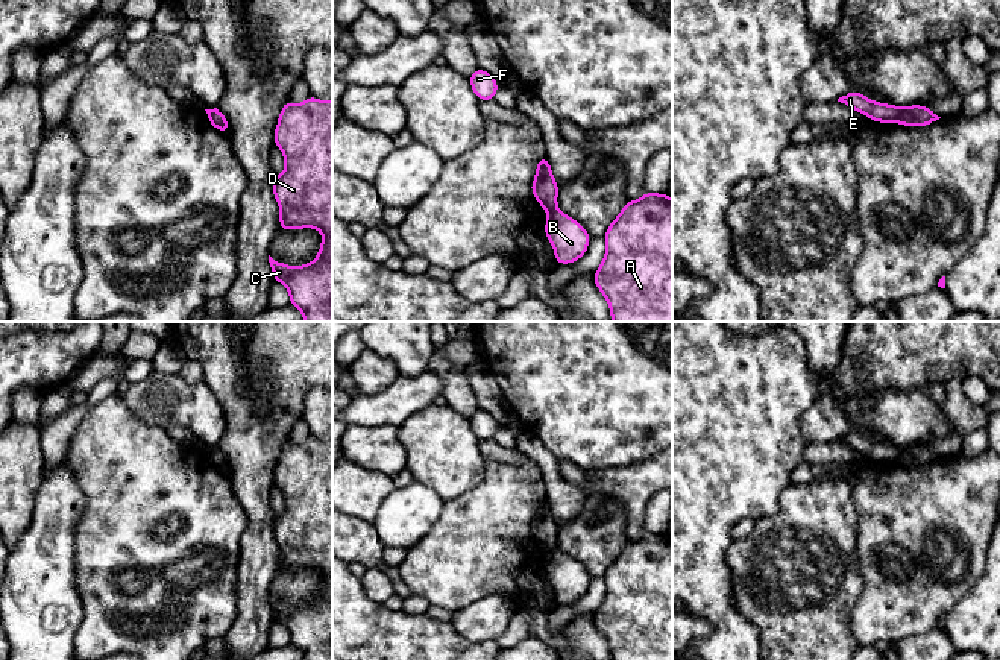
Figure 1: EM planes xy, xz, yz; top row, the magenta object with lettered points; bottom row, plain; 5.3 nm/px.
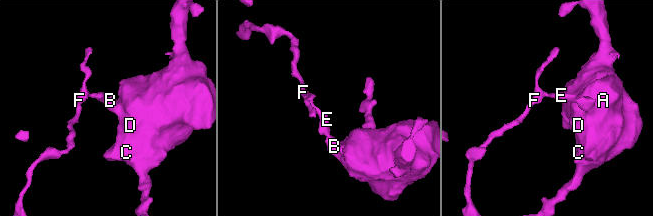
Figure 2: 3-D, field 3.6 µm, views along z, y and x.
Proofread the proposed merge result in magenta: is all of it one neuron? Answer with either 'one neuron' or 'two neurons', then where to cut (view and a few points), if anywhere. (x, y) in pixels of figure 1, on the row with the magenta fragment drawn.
two neurons; cut in yz along (902, 110), (897, 120)

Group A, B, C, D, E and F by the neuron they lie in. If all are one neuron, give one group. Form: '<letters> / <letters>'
A B C D / E F

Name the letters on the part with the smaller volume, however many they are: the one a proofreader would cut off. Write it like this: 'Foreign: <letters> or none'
Foreign: E, F

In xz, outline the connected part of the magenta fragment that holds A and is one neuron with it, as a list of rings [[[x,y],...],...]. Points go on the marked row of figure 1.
[[[646,191],[640,200],[628,200],[610,223],[605,257],[593,273],[595,285],[605,296],[613,322],[672,322],[672,199]]]

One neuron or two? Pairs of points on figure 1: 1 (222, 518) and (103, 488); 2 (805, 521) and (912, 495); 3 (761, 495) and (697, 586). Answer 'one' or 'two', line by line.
1: one
2: two
3: one

